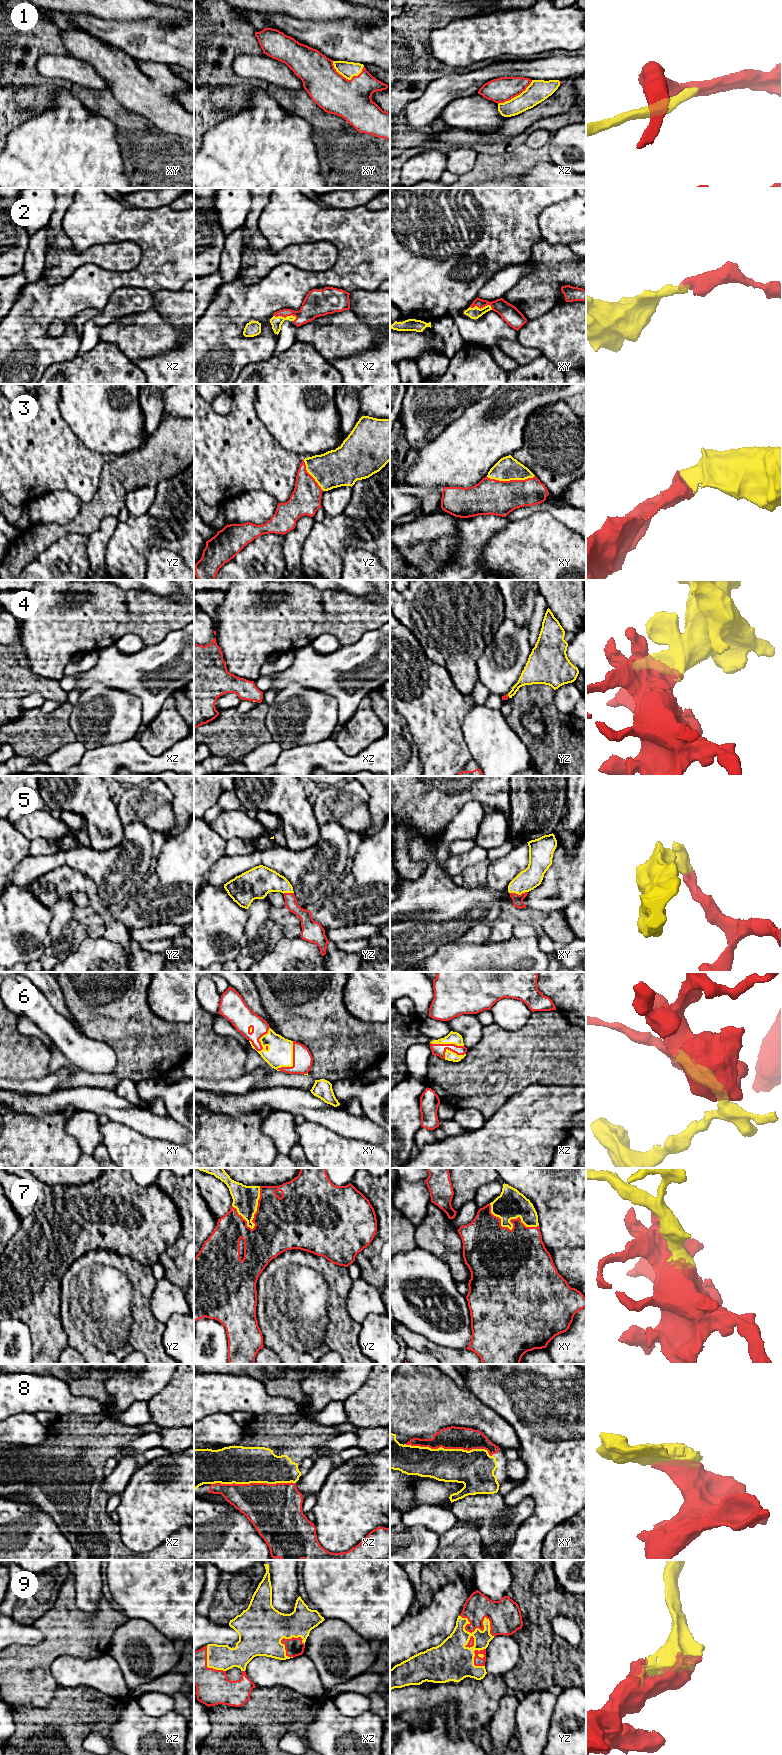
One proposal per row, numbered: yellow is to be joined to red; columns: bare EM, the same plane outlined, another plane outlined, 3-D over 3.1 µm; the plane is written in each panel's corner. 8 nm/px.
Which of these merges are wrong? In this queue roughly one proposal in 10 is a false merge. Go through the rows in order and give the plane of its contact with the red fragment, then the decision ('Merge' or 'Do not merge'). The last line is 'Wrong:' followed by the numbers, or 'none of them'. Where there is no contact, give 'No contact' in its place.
1: Touches red in xy. Merge
2: Touches red in xz. Merge
3: Touches red in xy. Merge
4: Touches red in yz. Merge
5: Touches red in xy. Merge
6: Touches red in xy. Merge
7: Touches red in xy. Merge
8: Touches red in xy. Merge
9: Touches red in yz. Merge
Wrong: none of them

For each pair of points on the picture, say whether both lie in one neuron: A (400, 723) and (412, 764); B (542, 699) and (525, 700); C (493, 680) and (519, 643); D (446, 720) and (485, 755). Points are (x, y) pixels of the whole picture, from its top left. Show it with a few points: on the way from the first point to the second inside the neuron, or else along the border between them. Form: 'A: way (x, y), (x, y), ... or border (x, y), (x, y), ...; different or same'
A: way (404, 733), (412, 743), (414, 754); same
B: way (538, 699), (529, 699); same
C: way (498, 671), (504, 658), (510, 652); same
D: border (466, 713), (462, 733), (463, 739), (473, 758); different

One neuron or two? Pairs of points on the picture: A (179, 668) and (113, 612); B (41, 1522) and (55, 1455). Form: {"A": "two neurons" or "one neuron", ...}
{"A": "two neurons", "B": "two neurons"}

